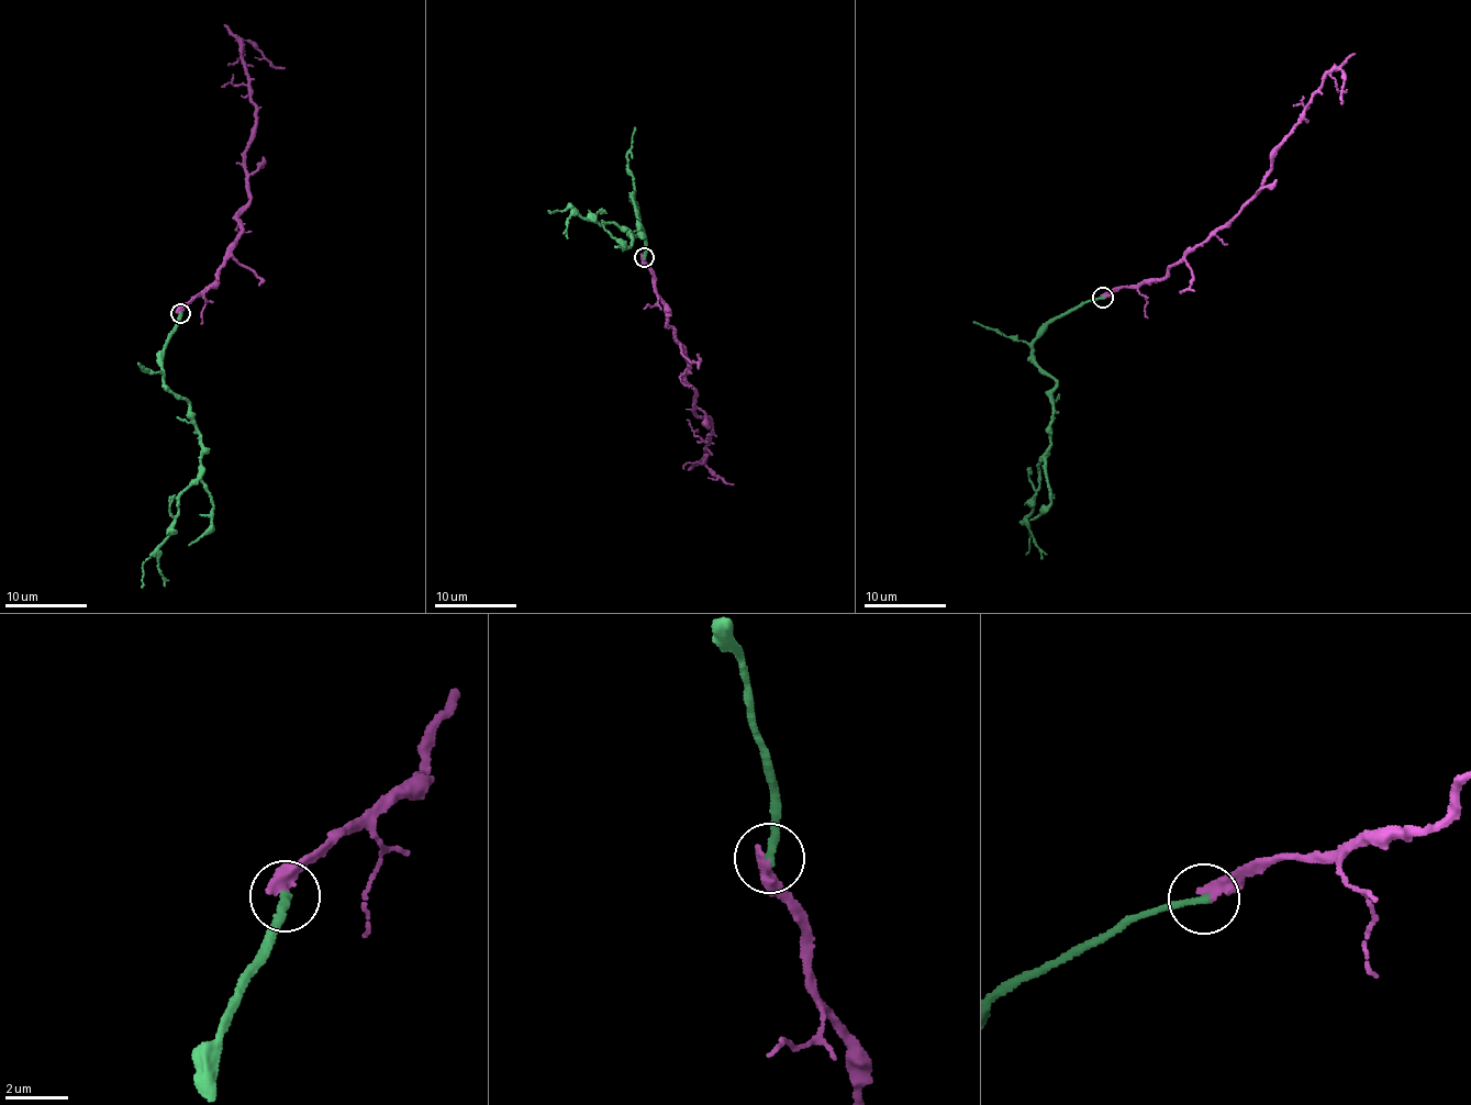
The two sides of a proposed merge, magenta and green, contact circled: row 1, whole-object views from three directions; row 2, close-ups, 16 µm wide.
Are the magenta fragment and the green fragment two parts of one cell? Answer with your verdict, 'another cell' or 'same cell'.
another cell

